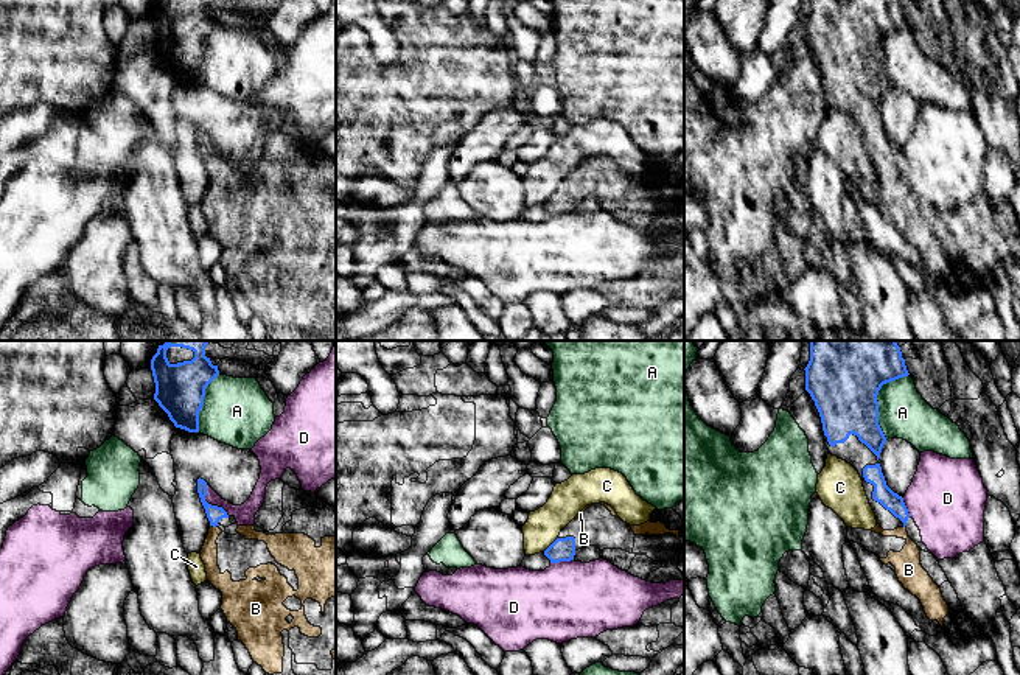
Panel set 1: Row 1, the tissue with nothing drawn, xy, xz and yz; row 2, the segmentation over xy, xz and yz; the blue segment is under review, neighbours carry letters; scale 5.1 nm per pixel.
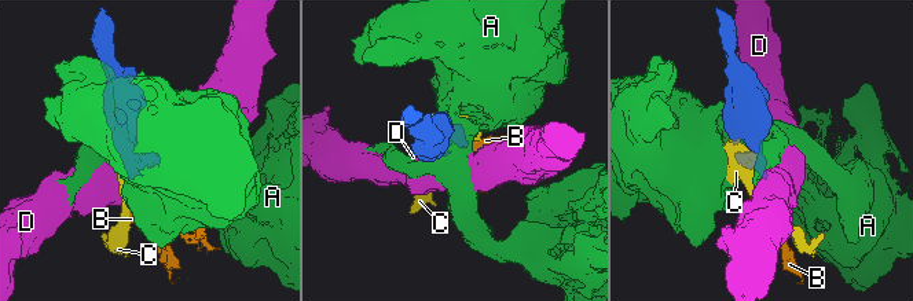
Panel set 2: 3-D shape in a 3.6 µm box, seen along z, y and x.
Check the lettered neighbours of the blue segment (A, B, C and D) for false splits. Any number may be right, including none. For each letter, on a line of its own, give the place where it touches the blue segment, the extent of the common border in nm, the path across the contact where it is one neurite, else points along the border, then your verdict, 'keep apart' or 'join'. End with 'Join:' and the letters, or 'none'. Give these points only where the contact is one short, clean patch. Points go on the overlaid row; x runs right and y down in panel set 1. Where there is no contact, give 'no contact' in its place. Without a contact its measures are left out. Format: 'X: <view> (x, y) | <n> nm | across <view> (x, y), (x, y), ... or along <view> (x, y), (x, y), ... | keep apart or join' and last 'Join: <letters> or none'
A: yz (876, 400) | 360 nm | keep apart
B: xy (213, 526) | 40 nm | join
C: xz (551, 545) | 110 nm | keep apart
D: xy (210, 504) | 200 nm | along xy (206, 484), (206, 500), (220, 506), (229, 515) | keep apart
Join: B

